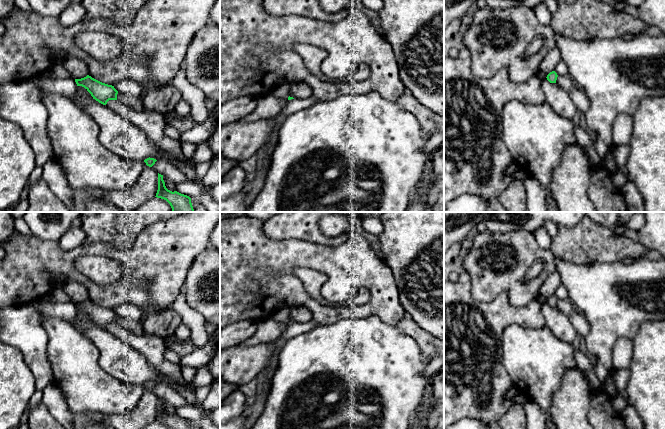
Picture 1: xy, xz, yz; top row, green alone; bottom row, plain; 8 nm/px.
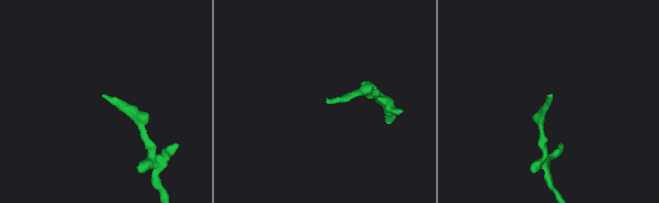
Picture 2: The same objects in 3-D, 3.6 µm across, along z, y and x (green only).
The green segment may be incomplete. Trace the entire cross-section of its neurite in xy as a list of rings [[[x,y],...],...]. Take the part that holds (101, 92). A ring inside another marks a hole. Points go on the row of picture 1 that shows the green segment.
[[[87,75],[81,79],[75,79],[77,86],[84,87],[99,103],[106,105],[109,100],[117,100],[118,91],[112,85],[102,83]]]

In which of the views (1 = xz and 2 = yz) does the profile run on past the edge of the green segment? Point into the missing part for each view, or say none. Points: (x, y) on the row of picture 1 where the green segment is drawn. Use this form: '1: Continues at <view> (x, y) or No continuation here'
1: No continuation here
2: No continuation here

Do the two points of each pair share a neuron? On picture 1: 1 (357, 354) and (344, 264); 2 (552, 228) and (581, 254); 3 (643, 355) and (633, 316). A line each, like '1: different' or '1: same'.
1: different
2: different
3: different

